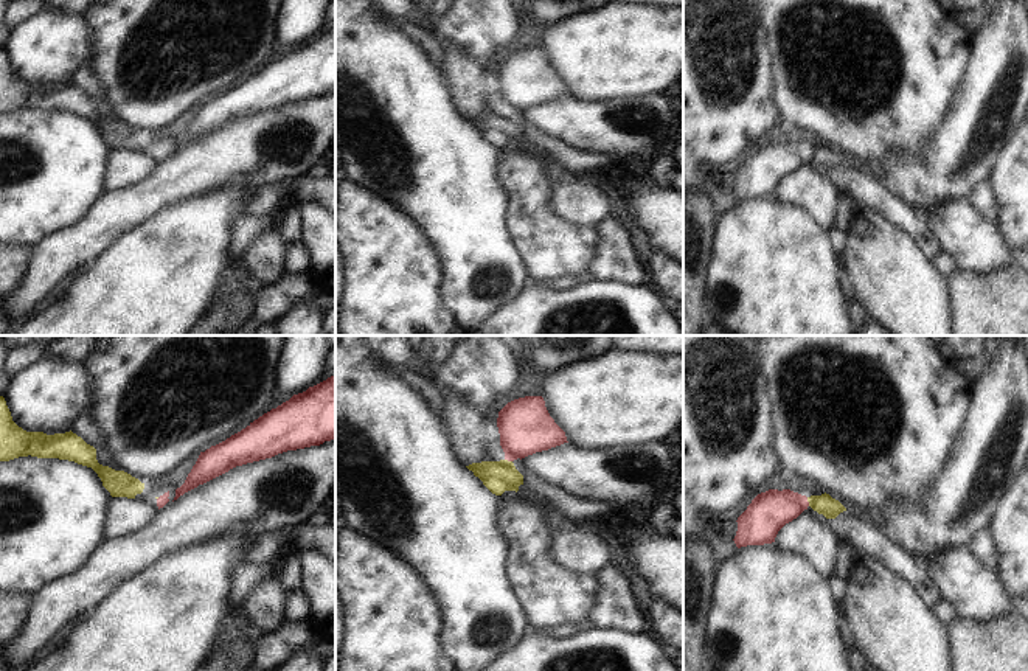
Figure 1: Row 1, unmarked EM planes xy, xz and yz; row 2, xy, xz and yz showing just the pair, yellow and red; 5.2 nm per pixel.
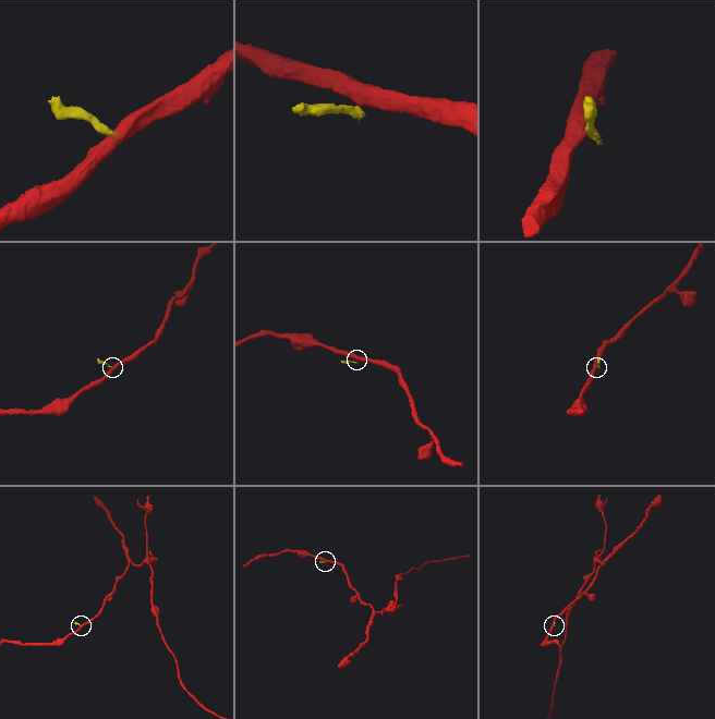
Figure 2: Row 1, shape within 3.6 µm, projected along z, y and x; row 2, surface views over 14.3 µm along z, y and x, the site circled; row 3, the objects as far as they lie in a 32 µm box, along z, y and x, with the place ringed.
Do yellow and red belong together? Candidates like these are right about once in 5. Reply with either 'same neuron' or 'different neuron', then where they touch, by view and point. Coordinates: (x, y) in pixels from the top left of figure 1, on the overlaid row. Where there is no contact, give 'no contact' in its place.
different neuron | yz (808, 500)

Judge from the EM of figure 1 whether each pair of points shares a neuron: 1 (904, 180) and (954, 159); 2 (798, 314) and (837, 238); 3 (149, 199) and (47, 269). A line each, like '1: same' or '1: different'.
1: same
2: different
3: same

